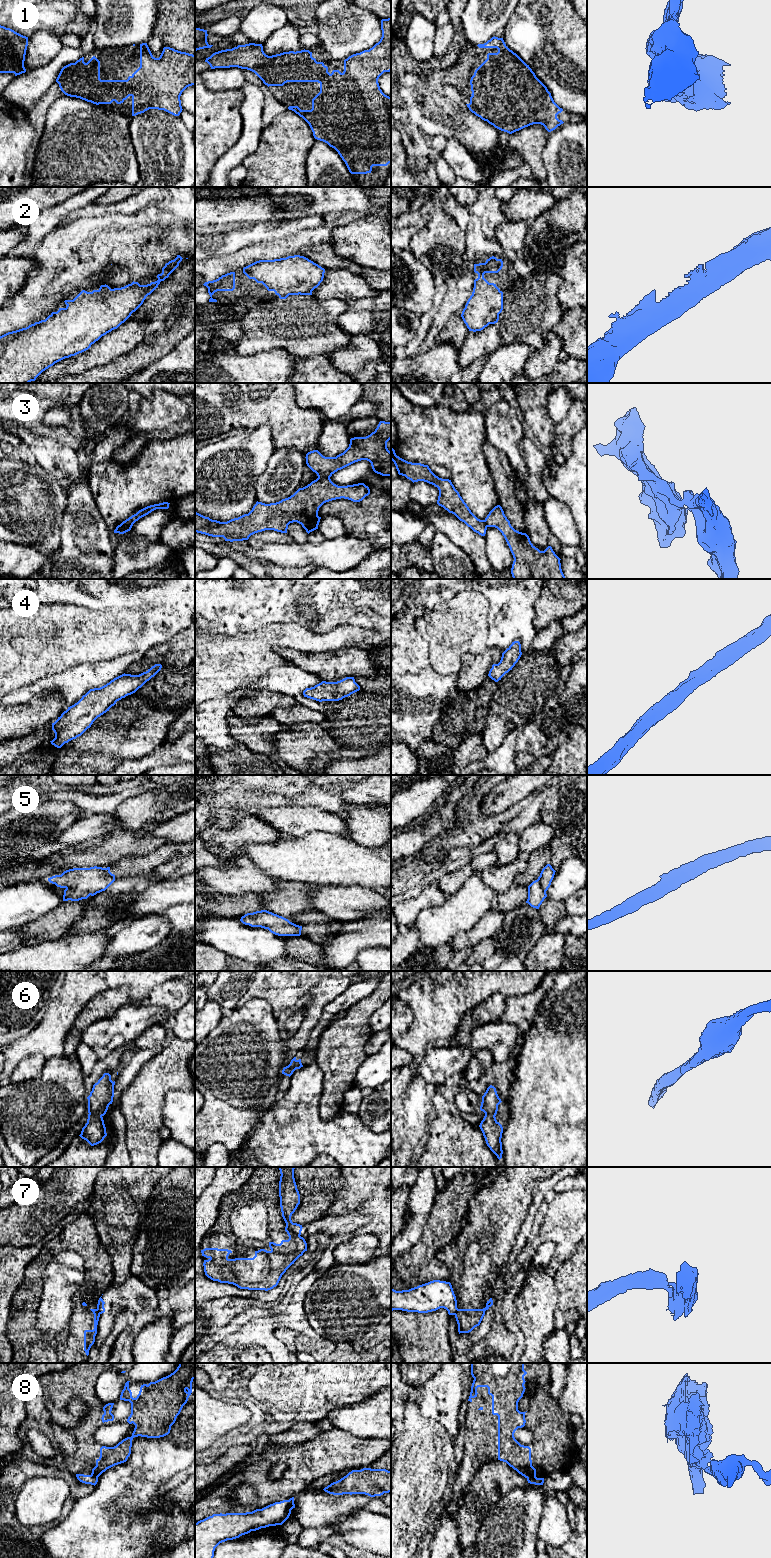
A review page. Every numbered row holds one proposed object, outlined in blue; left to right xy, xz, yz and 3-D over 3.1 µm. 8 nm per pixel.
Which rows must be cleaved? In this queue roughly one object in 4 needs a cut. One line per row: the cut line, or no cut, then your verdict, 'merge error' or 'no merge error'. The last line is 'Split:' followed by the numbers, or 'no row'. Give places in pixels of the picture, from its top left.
1: cut none; no merge error
2: cut none; no merge error
3: cut xy (121, 523), (132, 524); merge error
4: cut none; no merge error
5: cut none; no merge error
6: cut none; no merge error
7: cut xz (286, 1225), (299, 1236); merge error
8: cut yz (535, 1476), (527, 1478); merge error
Split: 3, 7, 8

